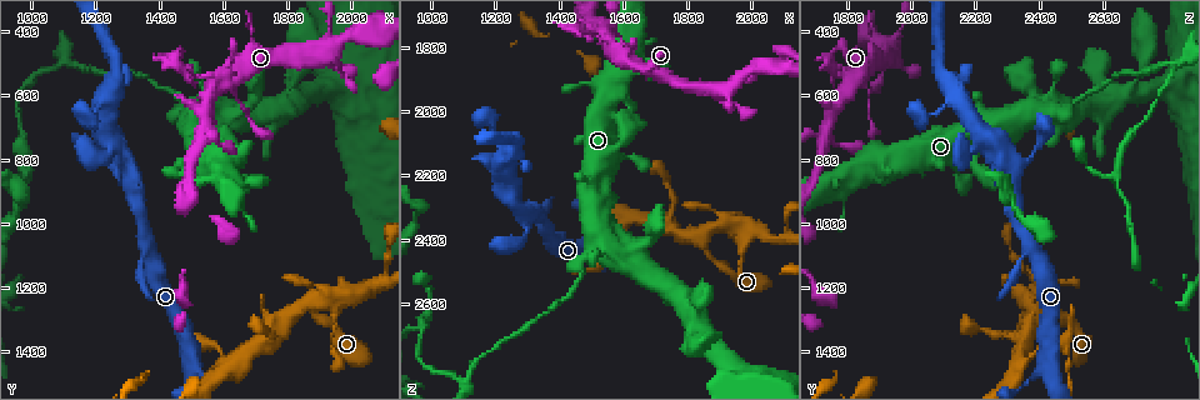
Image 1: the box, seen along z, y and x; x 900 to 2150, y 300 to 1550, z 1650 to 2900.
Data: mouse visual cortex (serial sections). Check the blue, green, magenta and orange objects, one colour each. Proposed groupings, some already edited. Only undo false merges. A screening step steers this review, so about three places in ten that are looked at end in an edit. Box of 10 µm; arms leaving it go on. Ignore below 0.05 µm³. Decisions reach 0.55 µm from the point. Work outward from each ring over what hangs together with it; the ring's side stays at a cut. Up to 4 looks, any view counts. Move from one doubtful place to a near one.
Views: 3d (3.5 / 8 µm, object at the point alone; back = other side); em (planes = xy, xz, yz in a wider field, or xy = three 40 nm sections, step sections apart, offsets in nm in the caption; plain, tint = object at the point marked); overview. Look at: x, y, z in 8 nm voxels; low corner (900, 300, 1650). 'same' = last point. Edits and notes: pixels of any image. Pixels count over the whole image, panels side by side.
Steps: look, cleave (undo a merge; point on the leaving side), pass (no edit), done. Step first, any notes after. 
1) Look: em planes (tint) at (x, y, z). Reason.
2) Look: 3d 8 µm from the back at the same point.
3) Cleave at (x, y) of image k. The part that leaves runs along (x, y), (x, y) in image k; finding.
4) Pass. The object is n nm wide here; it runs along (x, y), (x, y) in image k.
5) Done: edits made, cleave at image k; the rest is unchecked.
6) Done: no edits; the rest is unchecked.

Look: 3d 8 µm at (1540, 710, 1740).

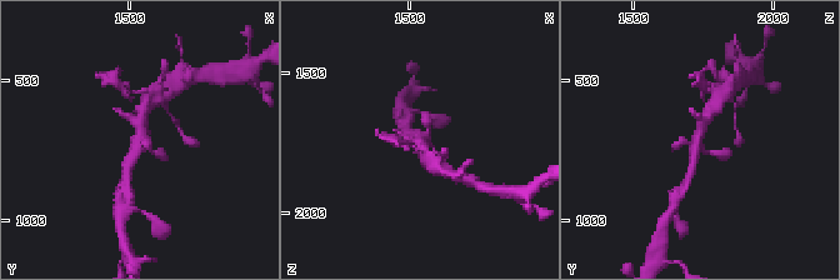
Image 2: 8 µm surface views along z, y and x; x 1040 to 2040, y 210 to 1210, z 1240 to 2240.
Look: em planes (tint) at the same point. Now the EM.

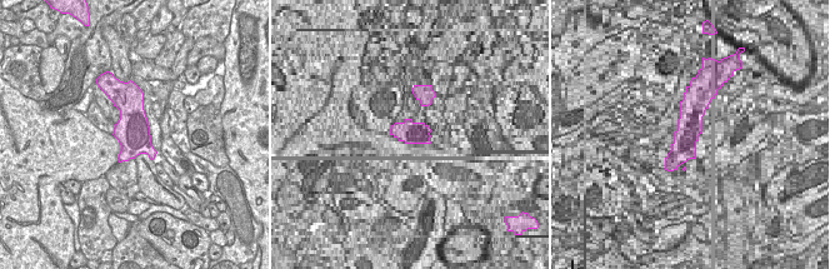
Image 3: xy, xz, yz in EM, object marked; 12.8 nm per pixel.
Pass. It runs along (715, 108), (703, 123), (690, 171) in image 2; continuous, no second cell.

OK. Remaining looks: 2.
Look: em xy step 3 (tint) at (1200, 660, 2040). Sharp bend.

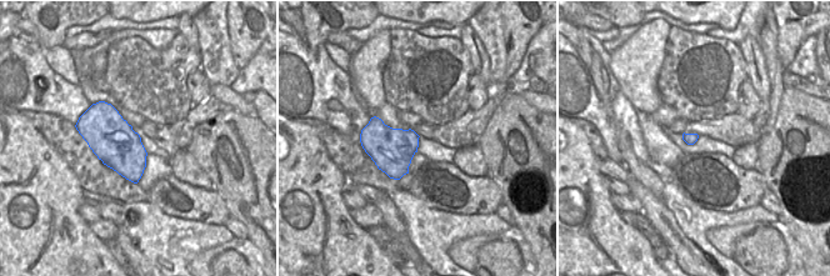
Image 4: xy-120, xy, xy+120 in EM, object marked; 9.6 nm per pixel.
Look: 3d 3.5 µm at the same point. Wider look.

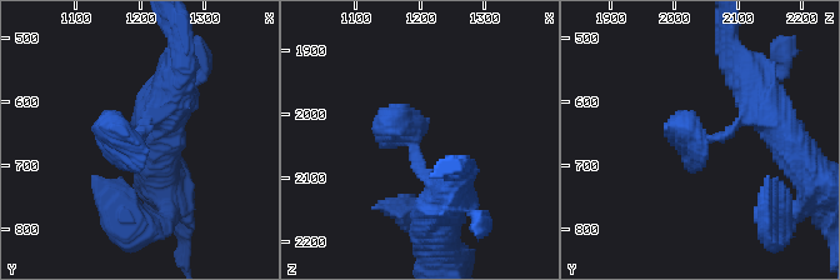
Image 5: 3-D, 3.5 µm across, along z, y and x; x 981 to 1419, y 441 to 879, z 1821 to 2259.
Pass. It runs along (436, 209), (410, 135), (375, 121) in image 5; one cell here.

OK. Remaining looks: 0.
Done: no edits; the rest is unchecked.

